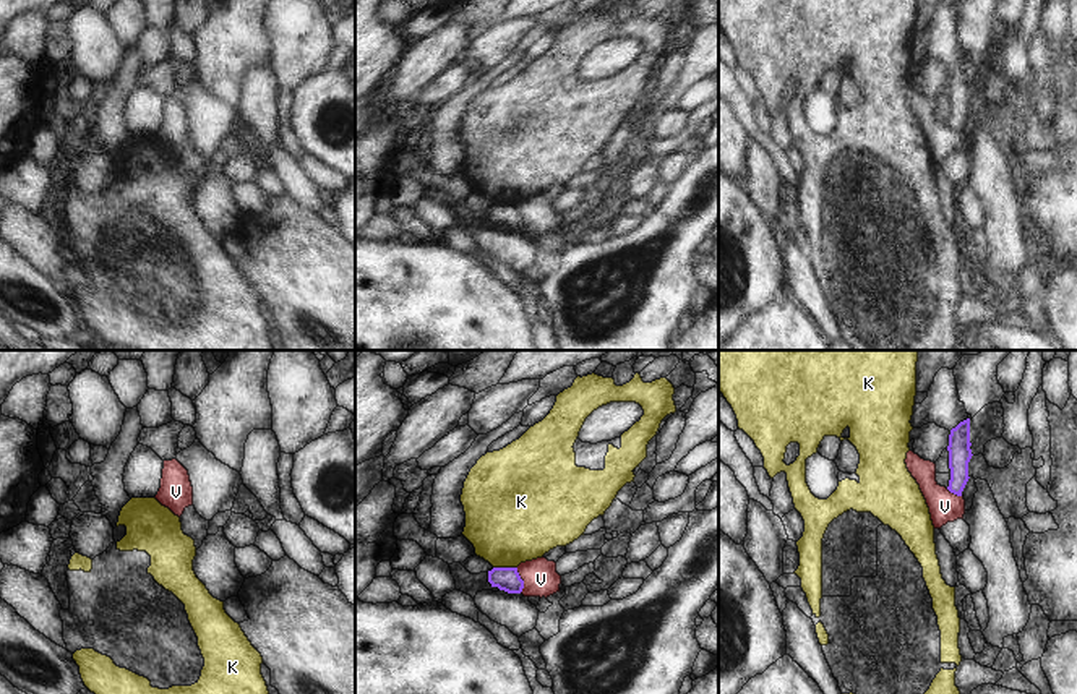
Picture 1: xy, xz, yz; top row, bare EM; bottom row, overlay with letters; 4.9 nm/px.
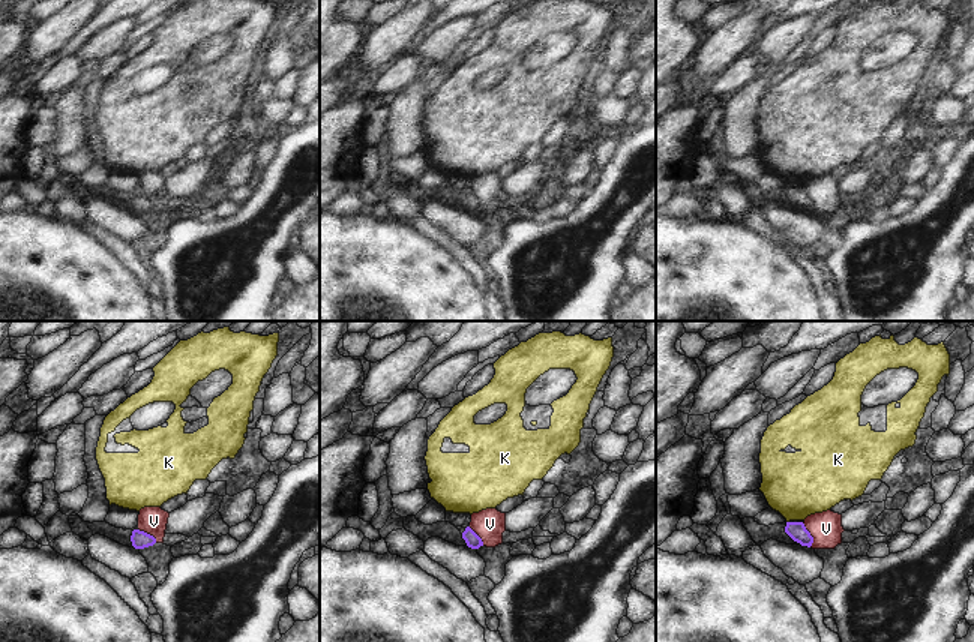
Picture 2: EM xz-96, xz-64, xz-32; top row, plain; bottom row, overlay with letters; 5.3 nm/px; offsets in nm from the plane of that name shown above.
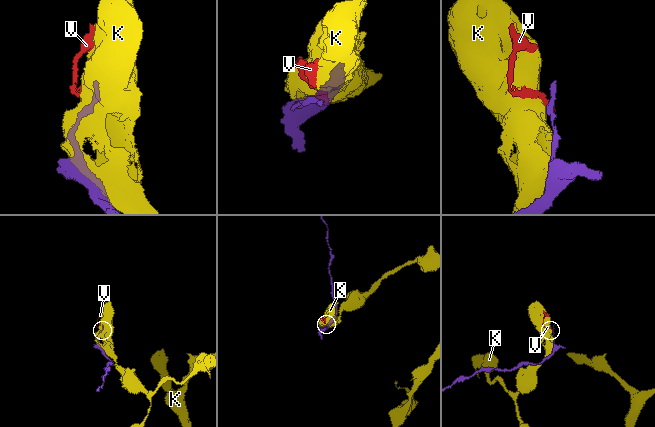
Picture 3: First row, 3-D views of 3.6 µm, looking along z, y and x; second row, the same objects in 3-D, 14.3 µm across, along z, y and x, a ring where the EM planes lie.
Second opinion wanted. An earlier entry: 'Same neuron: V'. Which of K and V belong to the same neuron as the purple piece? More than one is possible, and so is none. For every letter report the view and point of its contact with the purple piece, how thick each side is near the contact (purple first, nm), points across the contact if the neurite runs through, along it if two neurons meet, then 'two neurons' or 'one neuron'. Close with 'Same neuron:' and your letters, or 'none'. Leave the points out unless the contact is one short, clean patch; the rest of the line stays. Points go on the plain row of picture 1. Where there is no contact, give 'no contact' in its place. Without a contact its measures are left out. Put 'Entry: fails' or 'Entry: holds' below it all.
K: contact xz (505, 205); calibres 120 and 440 nm; two neurons
V: contact xz (523, 218); calibres 120 and 180 nm; border xz (516, 205), (523, 218), (521, 229); two neurons
Same neuron: none
Entry: fails

